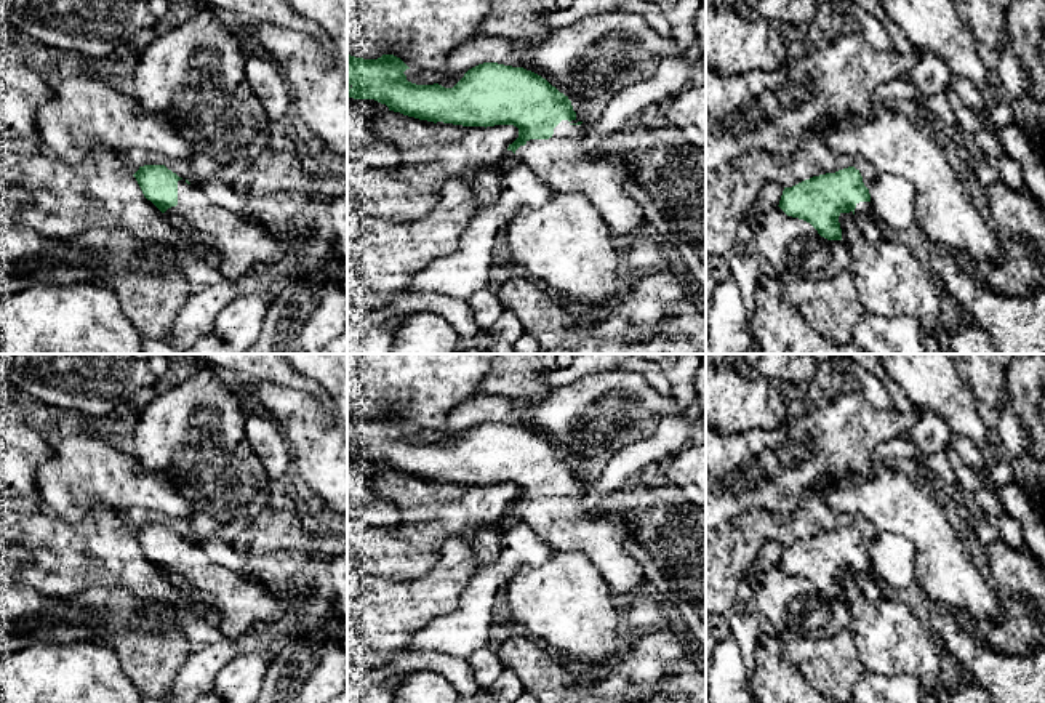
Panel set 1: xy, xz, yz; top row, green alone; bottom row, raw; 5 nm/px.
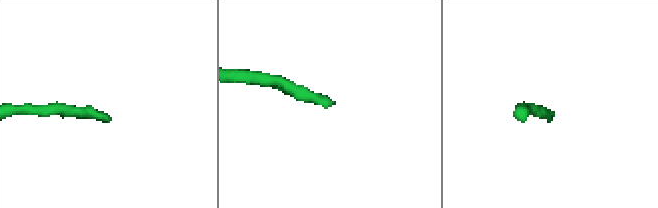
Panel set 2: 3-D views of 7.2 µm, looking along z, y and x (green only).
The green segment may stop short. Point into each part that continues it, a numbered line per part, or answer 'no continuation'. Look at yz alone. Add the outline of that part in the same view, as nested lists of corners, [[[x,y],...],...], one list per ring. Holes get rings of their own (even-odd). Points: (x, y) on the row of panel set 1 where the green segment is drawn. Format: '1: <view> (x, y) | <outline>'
1: yz (863, 208) | [[[859,202],[850,215],[855,218],[874,218],[874,207],[871,202]]]

